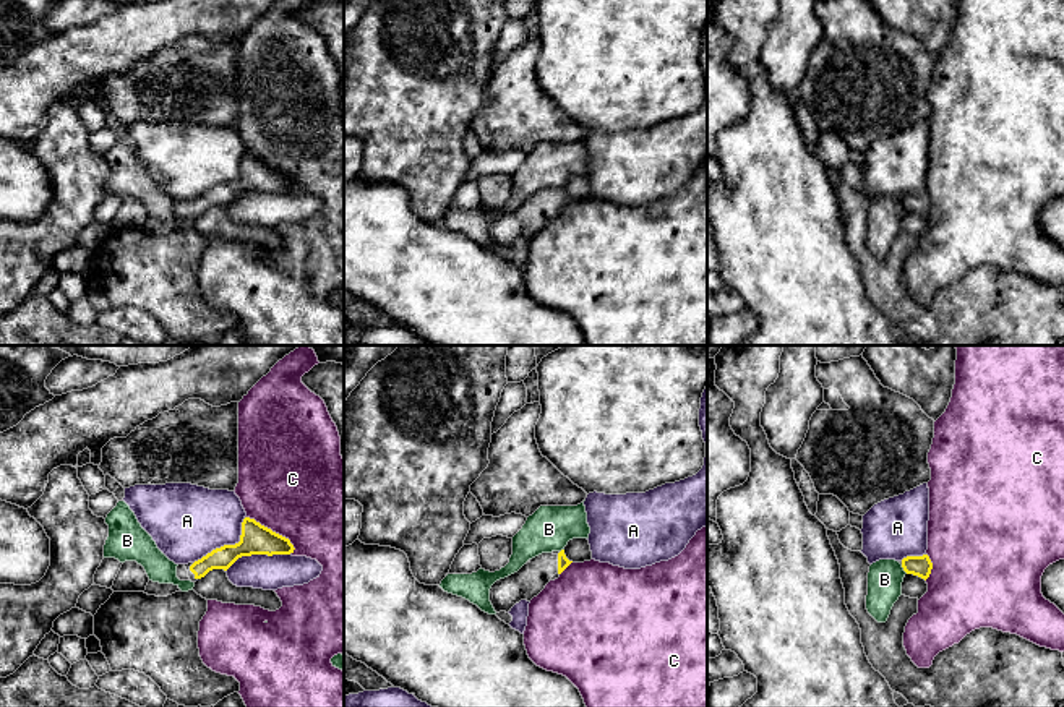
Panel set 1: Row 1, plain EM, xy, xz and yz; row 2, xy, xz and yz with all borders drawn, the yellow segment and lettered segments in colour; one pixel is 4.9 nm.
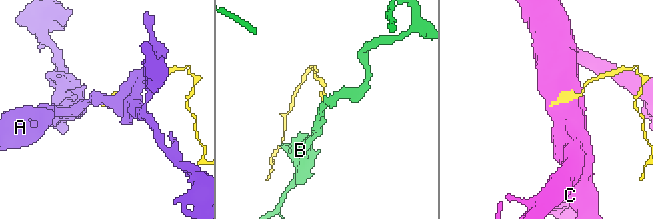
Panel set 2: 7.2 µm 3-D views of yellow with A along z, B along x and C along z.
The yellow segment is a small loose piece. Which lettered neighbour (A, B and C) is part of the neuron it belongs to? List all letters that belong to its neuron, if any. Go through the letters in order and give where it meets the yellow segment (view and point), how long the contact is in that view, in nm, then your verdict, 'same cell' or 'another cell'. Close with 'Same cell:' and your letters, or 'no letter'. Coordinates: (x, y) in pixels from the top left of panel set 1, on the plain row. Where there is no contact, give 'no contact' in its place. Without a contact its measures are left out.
A: xy (227, 182) | 340 nm | another cell
B: yz (904, 206) | 60 nm | another cell
C: xy (271, 167) | 300 nm | another cell
Same cell: no letter

